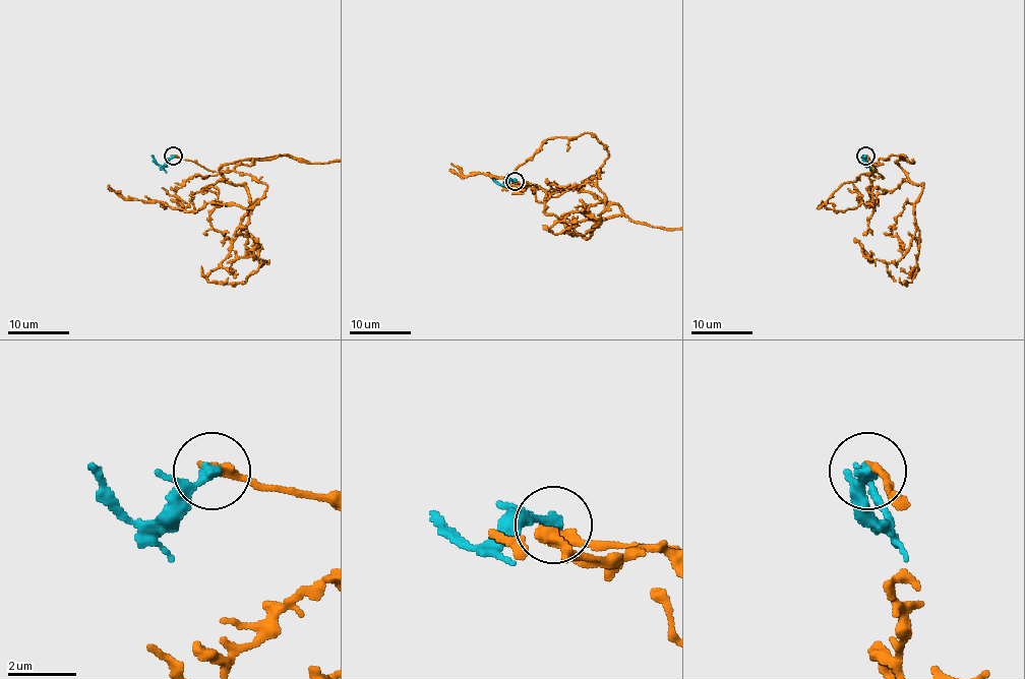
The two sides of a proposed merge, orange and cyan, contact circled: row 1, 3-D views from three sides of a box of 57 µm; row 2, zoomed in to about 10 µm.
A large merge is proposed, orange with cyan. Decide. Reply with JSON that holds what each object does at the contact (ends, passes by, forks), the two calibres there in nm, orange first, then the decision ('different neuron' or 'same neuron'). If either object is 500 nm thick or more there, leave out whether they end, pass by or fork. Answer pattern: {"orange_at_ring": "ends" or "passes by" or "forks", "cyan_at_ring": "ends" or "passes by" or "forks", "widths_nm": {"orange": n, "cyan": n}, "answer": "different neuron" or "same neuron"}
{"orange_at_ring": "ends", "cyan_at_ring": "ends", "widths_nm": {"orange": 280, "cyan": 340}, "answer": "different neuron"}

